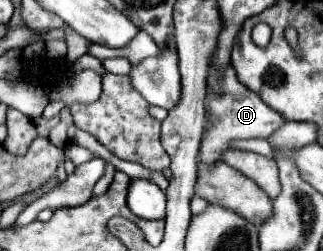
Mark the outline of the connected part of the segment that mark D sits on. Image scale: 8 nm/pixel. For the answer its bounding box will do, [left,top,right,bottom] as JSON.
[199,64,285,166]

